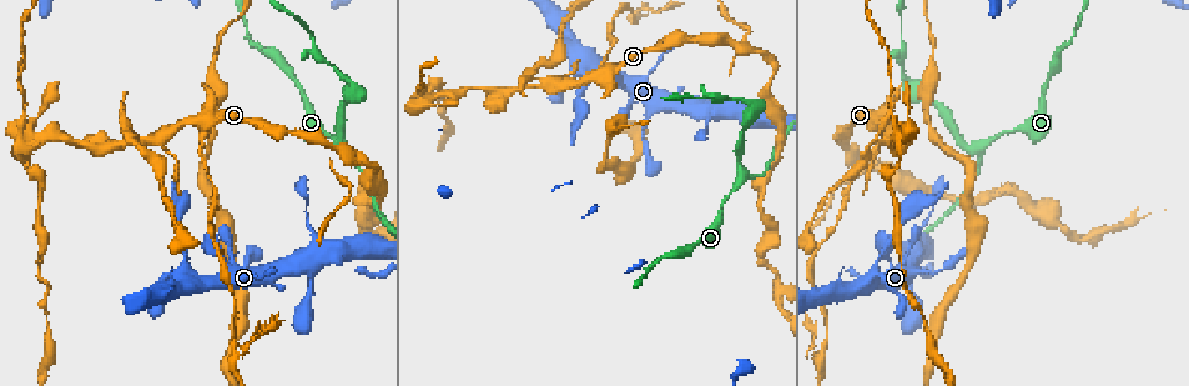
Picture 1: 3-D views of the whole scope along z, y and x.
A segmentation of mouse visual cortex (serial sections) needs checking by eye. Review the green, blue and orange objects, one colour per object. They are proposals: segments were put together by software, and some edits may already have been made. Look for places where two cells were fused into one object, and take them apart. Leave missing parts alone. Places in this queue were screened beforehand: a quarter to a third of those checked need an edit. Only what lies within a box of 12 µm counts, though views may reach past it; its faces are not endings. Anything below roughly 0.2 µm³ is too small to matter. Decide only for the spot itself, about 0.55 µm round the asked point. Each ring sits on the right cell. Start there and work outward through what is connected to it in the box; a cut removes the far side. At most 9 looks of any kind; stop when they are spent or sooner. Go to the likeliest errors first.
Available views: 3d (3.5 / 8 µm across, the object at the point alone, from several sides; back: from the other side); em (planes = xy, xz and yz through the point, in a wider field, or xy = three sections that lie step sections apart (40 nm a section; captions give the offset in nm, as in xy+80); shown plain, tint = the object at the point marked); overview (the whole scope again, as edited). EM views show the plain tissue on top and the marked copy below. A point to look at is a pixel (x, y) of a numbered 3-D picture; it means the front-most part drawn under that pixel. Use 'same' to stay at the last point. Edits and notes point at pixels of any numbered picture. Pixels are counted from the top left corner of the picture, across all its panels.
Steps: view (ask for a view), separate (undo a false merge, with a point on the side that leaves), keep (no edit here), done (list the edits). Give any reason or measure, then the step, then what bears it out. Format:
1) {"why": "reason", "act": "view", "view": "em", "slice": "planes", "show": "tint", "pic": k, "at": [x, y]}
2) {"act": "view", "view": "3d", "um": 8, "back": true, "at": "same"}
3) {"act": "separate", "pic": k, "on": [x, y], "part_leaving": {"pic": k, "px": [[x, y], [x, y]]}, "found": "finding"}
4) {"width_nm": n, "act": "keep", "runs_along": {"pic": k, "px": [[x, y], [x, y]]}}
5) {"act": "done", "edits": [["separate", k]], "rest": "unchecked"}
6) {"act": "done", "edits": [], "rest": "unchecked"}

{"act": "view", "view": "3d", "um": 8, "pic": 1, "at": [608, 79]}

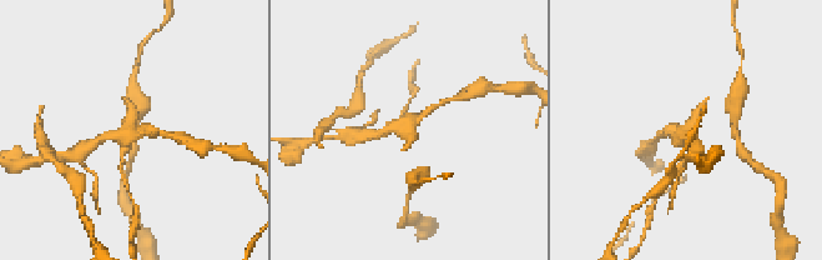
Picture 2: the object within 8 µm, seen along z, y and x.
{"why": "closer look", "act": "view", "view": "3d", "um": 3.5, "pic": 2, "at": [684, 130]}

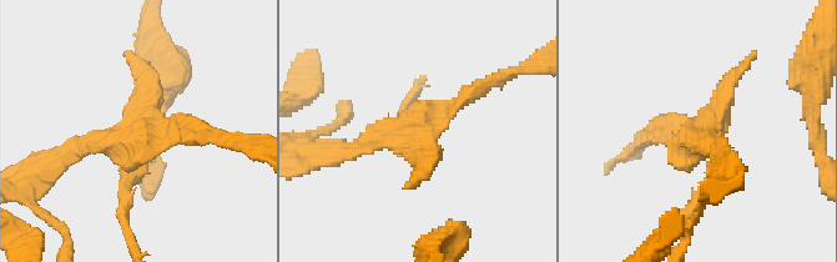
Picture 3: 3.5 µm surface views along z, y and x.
{"act": "separate", "pic": 3, "on": [684, 215], "found": "two cells meet here"}

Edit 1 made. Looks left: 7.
{"act": "view", "view": "overview"}

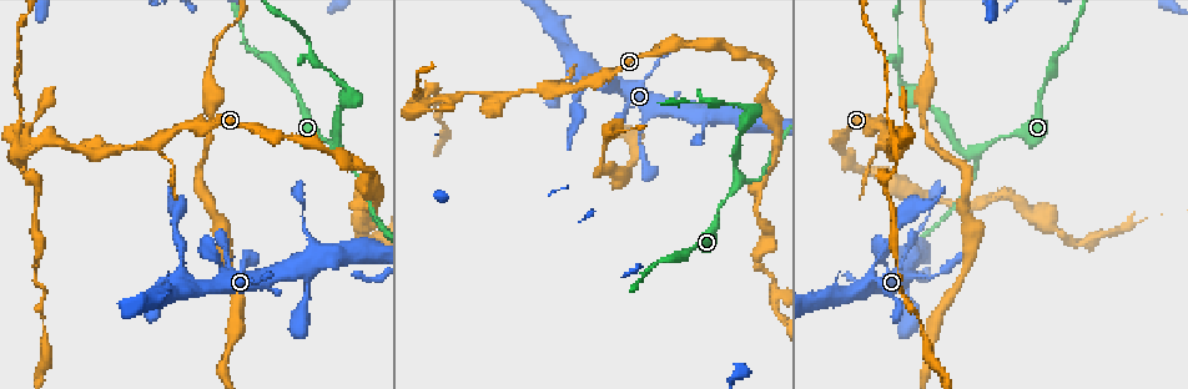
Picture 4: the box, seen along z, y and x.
{"why": "a narrow waist", "act": "view", "view": "3d", "um": 3.5, "pic": 4, "at": [875, 260]}

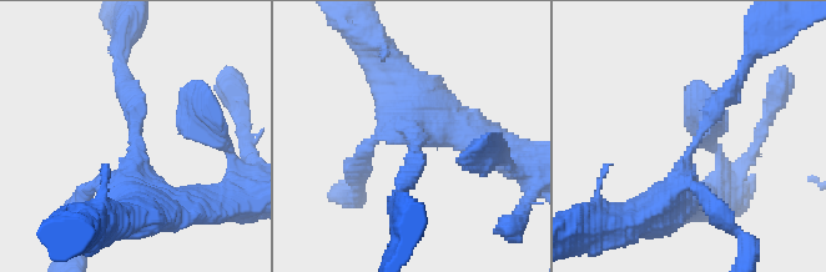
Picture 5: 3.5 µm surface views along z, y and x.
{"arm_widths_nm": [250, 450], "act": "separate", "pic": 5, "on": [137, 94], "part_leaving": {"pic": 5, "px": [[137, 135], [119, 66], [126, 35]]}, "found": "two cells meet here"}

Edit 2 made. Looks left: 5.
{"why": "redraw", "act": "view", "view": "overview"}

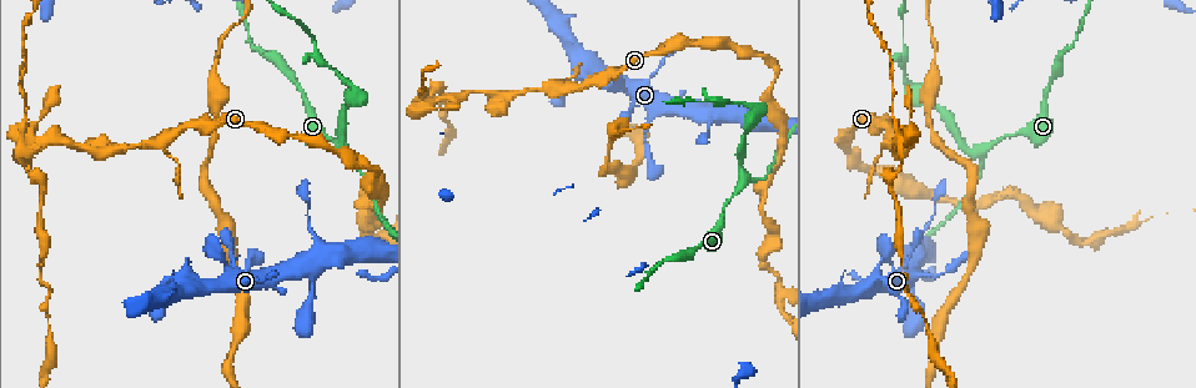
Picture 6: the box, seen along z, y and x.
{"why": "abrupt turn", "act": "view", "view": "3d", "um": 8, "back": true, "pic": 6, "at": [743, 178]}

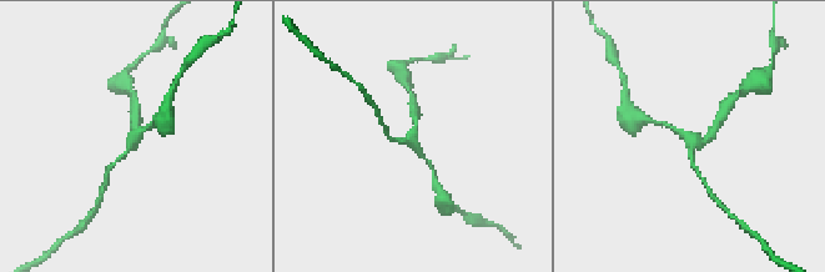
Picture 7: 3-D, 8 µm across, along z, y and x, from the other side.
{"why": "zoom in", "act": "view", "view": "3d", "um": 3.5, "pic": 7, "at": [413, 139]}

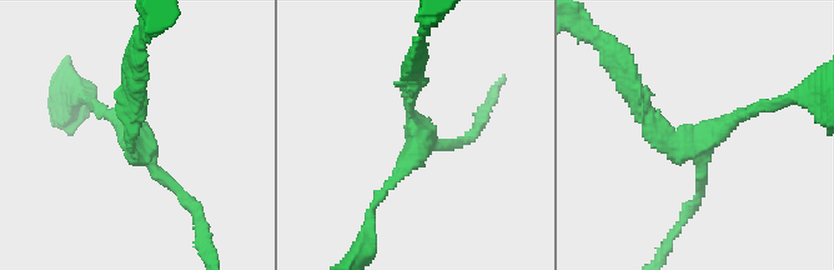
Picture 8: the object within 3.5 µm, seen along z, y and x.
{"arms": 3, "arm_widths_nm": [150, 150, 200], "act": "view", "view": "em", "slice": "planes", "show": "tint", "pic": 8, "at": [416, 141]}

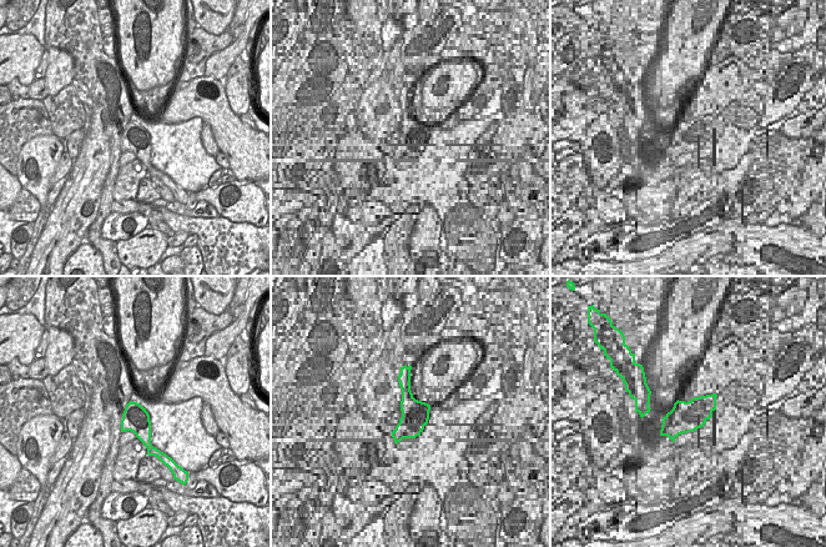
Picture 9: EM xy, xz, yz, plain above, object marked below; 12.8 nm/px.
{"act": "separate", "pic": 8, "on": [639, 113], "part_leaving": {"pic": 8, "px": [[671, 143], [598, 39]]}, "found": "two cells meet here"}

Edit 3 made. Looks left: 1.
{"act": "done", "edits": [["separate", 3], ["separate", 5], ["separate", 8]], "rest": "unchecked"}

